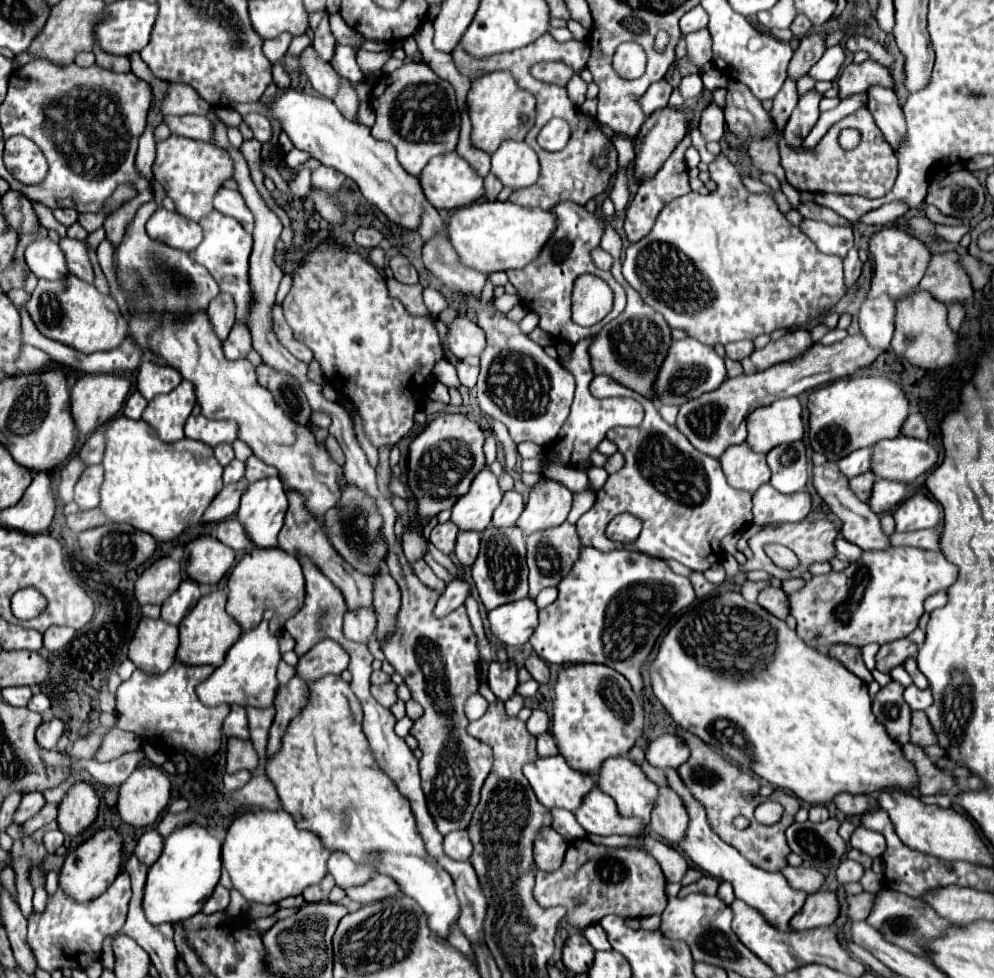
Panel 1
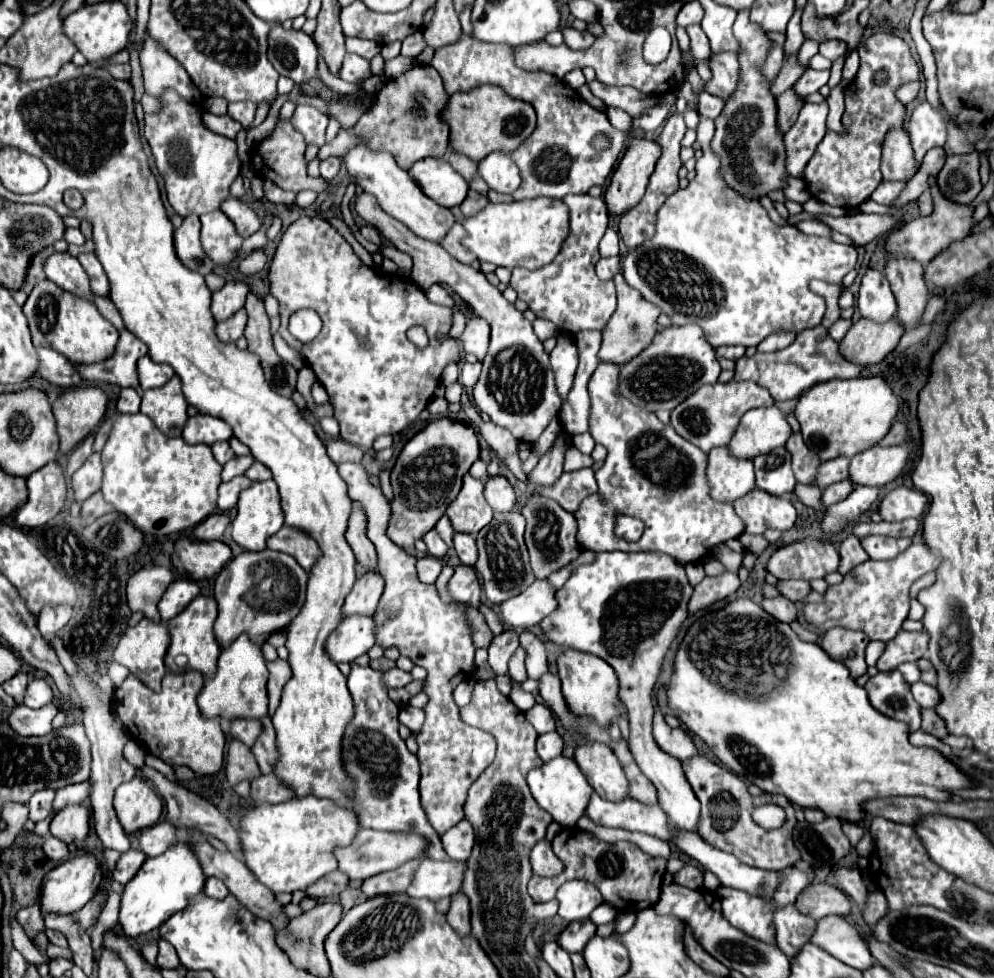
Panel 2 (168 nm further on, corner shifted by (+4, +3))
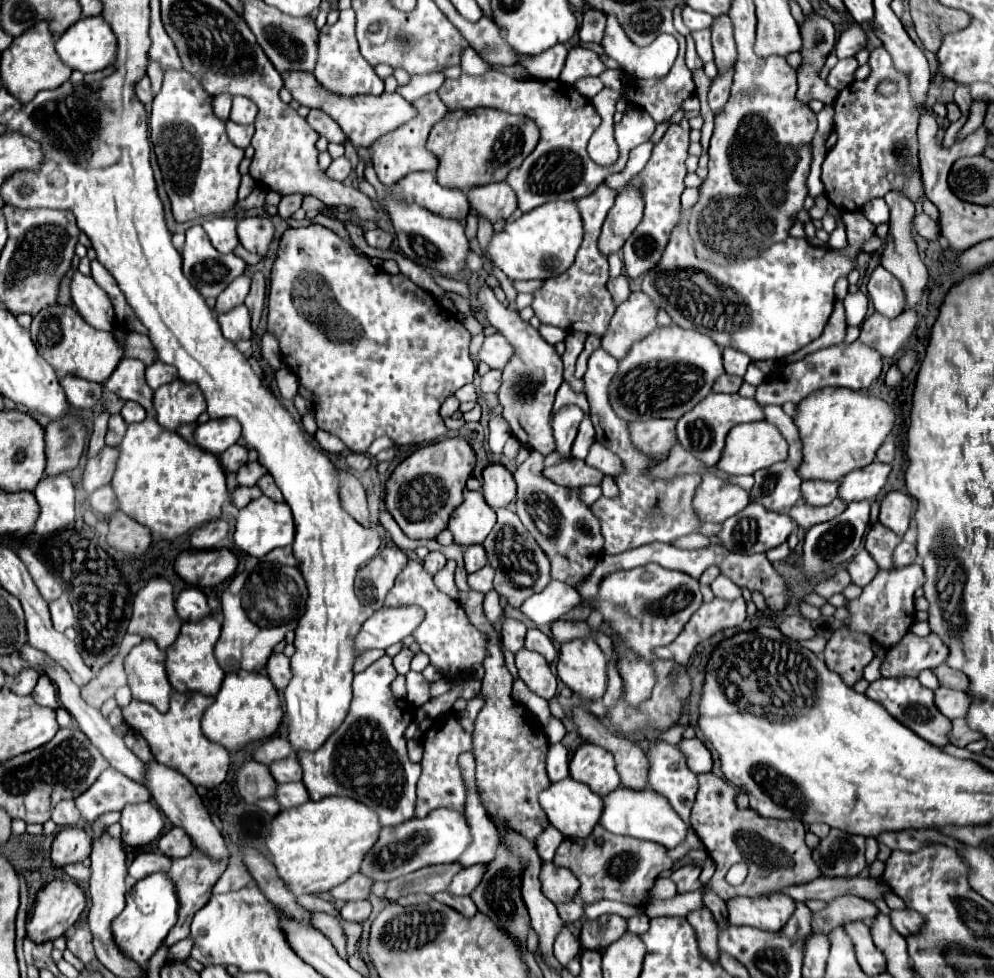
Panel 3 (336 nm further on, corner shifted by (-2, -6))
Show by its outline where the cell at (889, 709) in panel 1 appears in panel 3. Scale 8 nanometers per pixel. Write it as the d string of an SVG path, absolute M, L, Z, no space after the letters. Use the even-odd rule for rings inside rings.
M881 677L879 681L871 683L869 689L865 691L865 695L877 703L881 703L889 715L893 715L899 723L903 723L905 727L909 727L911 731L915 731L921 739L929 741L931 745L943 747L947 745L947 733L951 729L951 723L947 717L943 717L933 703L933 691L925 689L917 679L913 677L899 677L899 679L885 679Z

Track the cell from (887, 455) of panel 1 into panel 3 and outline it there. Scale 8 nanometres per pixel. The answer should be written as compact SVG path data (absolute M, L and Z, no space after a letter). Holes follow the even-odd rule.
M873 461L857 471L851 471L839 485L839 497L847 503L863 499L873 501L879 495L879 491L885 487L889 473L891 465L879 461Z

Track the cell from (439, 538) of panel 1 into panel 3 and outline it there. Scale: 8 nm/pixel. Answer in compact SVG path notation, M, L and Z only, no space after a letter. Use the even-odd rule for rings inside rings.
M431 551L431 553L425 557L423 567L425 567L431 575L435 575L437 571L441 571L441 567L445 567L445 563L447 563L447 557L445 557L441 551Z

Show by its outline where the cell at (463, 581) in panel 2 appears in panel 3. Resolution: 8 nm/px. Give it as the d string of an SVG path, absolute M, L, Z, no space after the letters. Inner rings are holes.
M485 565L483 569L467 575L467 583L473 591L479 591L479 593L489 593L491 591L491 585L493 585L493 575L495 575L495 569L491 565Z

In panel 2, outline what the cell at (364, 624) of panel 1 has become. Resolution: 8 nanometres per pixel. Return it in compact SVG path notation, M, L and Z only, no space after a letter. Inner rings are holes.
M365 572L363 576L357 578L353 590L345 598L343 612L345 616L353 614L375 614L375 608L379 604L379 598L383 594L383 576L377 572Z

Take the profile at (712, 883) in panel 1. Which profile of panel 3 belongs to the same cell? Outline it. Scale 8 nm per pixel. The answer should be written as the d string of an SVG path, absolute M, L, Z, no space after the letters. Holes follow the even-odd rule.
M685 865L685 867L677 869L677 871L671 875L671 879L673 879L673 883L677 885L677 891L679 891L679 893L697 891L697 889L701 889L699 873L701 873L701 867L695 867L695 865Z

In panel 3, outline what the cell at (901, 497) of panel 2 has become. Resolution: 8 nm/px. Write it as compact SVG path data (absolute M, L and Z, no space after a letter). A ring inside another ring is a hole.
M891 491L883 501L881 501L881 513L879 513L879 521L889 527L891 531L895 531L897 535L905 535L905 531L909 529L913 517L913 499L905 493L899 491Z

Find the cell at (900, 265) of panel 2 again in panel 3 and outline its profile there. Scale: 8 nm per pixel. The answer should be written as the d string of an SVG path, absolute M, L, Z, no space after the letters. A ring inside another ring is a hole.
M889 191L885 195L885 201L891 209L891 219L889 219L889 241L887 241L885 253L881 257L881 265L901 283L905 297L907 297L907 309L915 309L921 303L923 291L929 283L927 267L923 265L923 261L917 253L917 245L915 245L913 233L911 233L911 219L913 219L915 207L913 207L913 201L905 199L905 193L901 193L901 191Z

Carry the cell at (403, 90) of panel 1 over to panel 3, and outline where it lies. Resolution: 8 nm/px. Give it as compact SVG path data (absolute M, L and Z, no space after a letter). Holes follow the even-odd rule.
M431 91L423 95L421 99L413 101L413 107L417 109L417 117L413 117L413 121L407 121L405 125L401 125L399 129L391 133L385 133L369 147L373 165L375 165L375 173L383 185L393 185L413 171L437 171L439 167L439 159L425 147L425 143L427 143L431 127L439 119L443 119L443 115L447 113L447 105L441 101L437 91Z

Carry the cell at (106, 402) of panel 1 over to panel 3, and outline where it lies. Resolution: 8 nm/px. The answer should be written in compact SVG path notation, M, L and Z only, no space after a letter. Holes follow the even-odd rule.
M65 415L45 427L47 469L45 475L59 475L77 467L87 439L87 425L79 417Z

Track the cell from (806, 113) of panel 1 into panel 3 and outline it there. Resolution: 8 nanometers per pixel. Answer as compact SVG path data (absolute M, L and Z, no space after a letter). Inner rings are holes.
M849 57L849 59L839 61L839 63L831 69L831 73L829 73L829 77L827 77L827 85L829 85L829 87L835 87L835 89L839 89L839 91L845 89L845 85L849 85L849 83L853 81L855 69L857 69L855 57Z

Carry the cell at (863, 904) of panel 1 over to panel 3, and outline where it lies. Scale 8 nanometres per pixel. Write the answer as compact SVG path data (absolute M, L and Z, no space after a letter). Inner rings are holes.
M899 909L899 911L891 911L891 925L895 931L899 931L903 937L907 937L921 929L923 919L919 913L915 913L911 909Z

